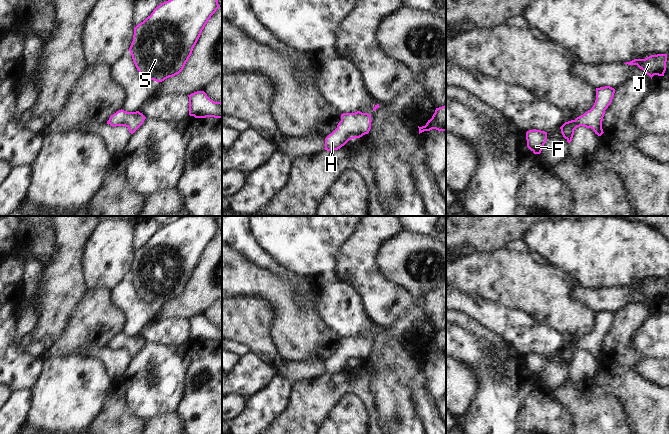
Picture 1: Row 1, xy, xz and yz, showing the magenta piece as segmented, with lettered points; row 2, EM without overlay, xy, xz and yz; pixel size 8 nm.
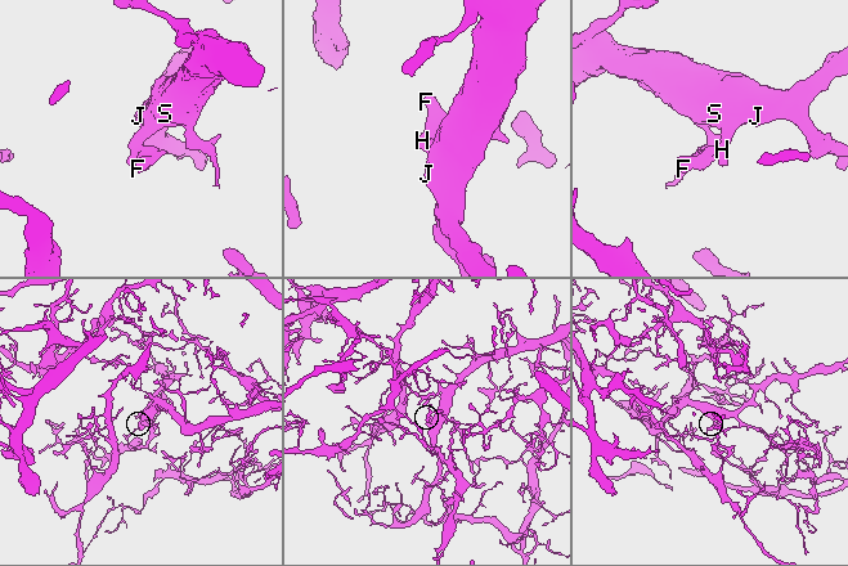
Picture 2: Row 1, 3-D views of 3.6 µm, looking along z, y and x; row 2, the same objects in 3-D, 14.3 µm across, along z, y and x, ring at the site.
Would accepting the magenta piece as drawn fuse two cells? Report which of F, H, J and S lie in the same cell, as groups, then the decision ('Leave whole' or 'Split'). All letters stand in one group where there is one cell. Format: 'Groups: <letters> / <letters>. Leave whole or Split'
Groups: F H J S. Leave whole.

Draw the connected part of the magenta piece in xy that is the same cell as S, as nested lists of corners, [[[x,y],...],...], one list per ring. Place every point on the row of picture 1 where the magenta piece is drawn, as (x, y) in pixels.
[[[168,0],[157,6],[150,16],[134,27],[129,51],[139,73],[156,82],[179,74],[202,30],[218,8],[218,0]]]

